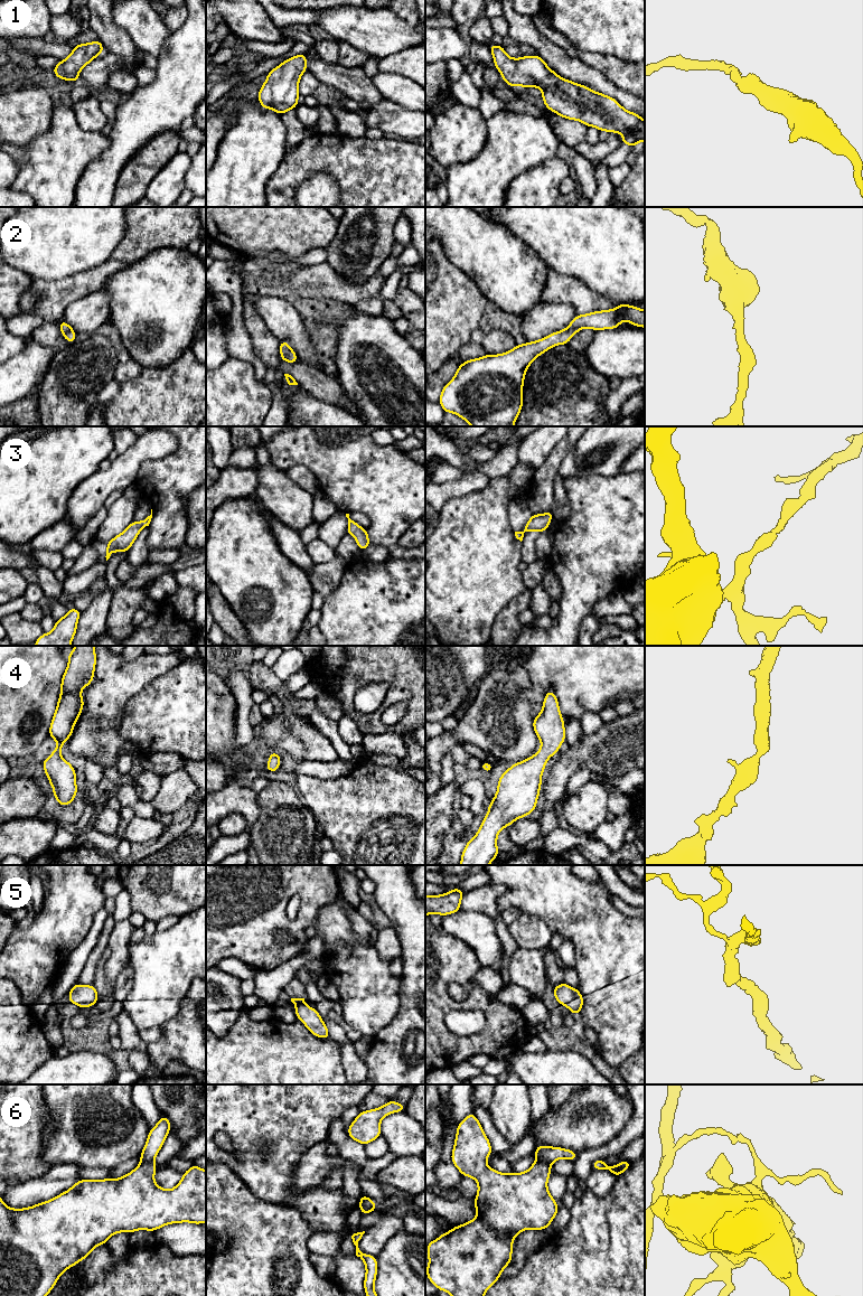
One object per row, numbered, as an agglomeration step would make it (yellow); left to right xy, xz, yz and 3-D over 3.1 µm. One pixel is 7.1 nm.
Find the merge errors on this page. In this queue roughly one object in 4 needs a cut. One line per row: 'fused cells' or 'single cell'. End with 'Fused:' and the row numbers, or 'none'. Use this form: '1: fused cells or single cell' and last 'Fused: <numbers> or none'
1: single cell
2: single cell
3: single cell
4: single cell
5: single cell
6: fused cells
Fused: 6

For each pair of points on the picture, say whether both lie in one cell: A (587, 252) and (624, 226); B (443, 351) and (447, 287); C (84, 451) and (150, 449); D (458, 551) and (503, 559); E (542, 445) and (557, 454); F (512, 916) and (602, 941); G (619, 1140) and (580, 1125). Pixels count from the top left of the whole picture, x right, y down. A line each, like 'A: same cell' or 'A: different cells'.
A: same cell
B: same cell
C: different cells
D: same cell
E: different cells
F: different cells
G: different cells

